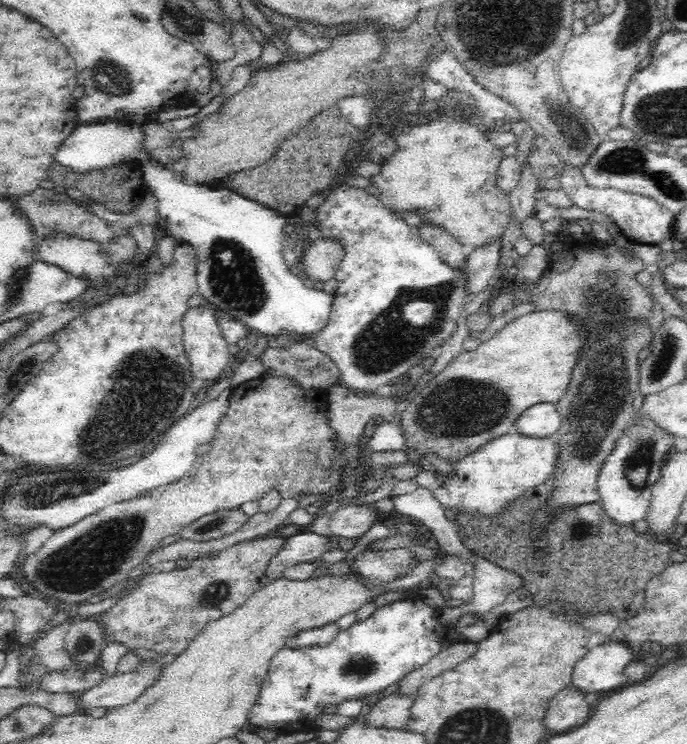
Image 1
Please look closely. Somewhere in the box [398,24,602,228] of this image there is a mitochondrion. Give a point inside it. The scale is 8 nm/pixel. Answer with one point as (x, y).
(576, 133)

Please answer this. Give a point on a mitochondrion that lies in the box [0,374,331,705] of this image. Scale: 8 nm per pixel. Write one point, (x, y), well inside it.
(81, 564)

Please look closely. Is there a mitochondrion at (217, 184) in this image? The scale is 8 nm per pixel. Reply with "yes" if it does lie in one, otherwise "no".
no

